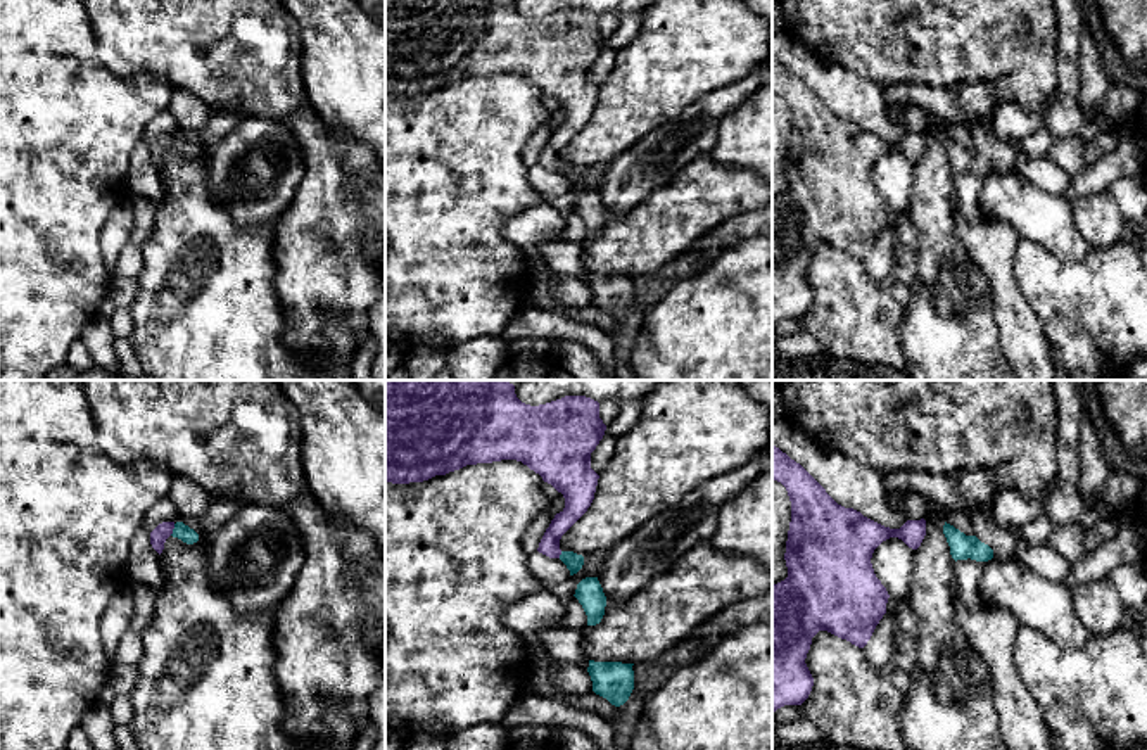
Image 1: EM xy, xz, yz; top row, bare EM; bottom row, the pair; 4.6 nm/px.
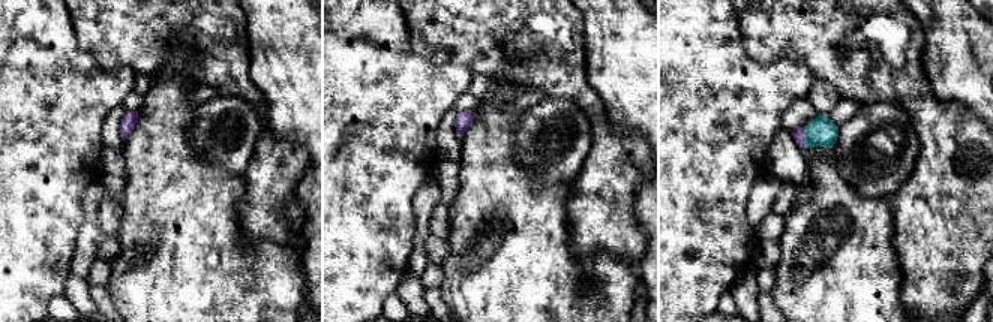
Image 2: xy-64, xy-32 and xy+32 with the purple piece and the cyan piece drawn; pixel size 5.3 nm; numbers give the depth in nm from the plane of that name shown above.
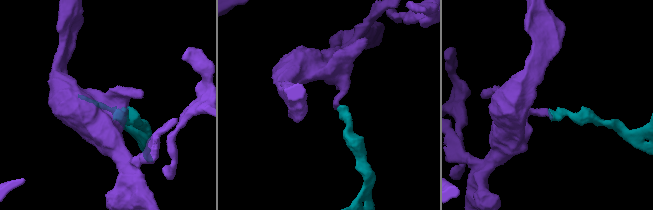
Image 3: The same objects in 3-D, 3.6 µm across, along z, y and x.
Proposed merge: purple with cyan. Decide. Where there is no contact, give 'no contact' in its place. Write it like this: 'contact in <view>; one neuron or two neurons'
contact in xy; one neuron

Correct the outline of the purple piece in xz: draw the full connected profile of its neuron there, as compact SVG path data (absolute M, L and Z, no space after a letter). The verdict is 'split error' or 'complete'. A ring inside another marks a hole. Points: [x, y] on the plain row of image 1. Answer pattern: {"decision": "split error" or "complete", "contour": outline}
{"decision": "split error", "contour": "M385 0L385 95L423 95L466 78L501 73L522 74L565 111L565 121L551 133L537 164L549 171L560 171L574 188L582 181L584 169L561 164L560 152L594 112L599 88L591 81L591 66L603 52L605 43L606 38L599 31L599 16L586 9L565 9L546 17L530 19L516 10L515 0Z"}

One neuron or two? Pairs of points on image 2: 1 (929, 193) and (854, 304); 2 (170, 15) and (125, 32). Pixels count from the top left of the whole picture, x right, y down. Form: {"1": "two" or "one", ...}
{"1": "two", "2": "one"}

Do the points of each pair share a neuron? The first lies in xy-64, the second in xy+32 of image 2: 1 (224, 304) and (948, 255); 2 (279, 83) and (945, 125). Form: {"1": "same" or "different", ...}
{"1": "different", "2": "different"}

